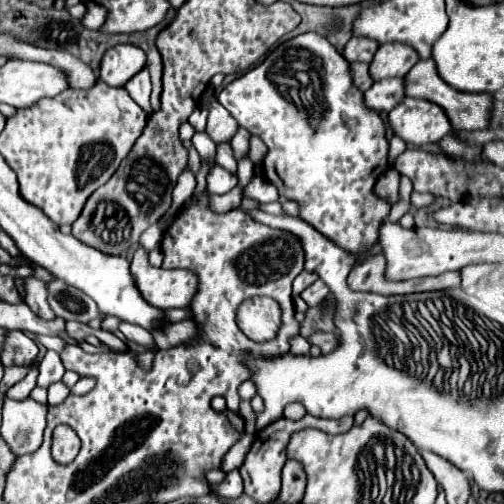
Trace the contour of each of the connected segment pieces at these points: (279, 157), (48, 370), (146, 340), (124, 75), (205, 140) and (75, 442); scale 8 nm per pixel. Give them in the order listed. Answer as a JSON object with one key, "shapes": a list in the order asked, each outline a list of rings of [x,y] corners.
{"shapes":[[[[303,33],[281,43],[269,57],[231,81],[217,101],[233,115],[239,127],[263,139],[269,153],[263,161],[265,177],[279,189],[281,197],[299,205],[299,215],[337,247],[359,257],[379,241],[379,227],[389,217],[391,205],[373,193],[377,179],[389,169],[389,141],[381,115],[369,109],[351,79],[347,59],[323,35]]],[[[47,351],[41,365],[39,365],[39,381],[37,381],[37,385],[47,389],[51,383],[61,381],[63,373],[65,373],[65,367],[63,367],[63,363],[59,359],[59,353]]],[[[121,323],[121,325],[119,325],[119,331],[121,331],[121,333],[125,335],[125,339],[129,339],[129,341],[135,341],[135,343],[145,345],[145,347],[153,345],[151,333],[149,333],[147,329],[143,329],[143,327],[137,327],[137,325],[133,325],[133,323]]],[[[115,45],[101,63],[101,81],[113,87],[123,87],[133,75],[147,65],[145,51],[135,45]]],[[[195,133],[193,145],[195,145],[195,149],[199,151],[201,161],[203,161],[203,163],[209,163],[209,167],[213,167],[213,165],[215,165],[217,147],[215,147],[215,143],[209,139],[209,135],[207,135],[207,133]]],[[[59,425],[53,433],[53,459],[59,465],[69,465],[79,453],[79,437],[77,433],[67,427]]]]}

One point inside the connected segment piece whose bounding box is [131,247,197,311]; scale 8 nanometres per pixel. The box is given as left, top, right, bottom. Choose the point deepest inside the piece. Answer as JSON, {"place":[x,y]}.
{"place":[165,289]}

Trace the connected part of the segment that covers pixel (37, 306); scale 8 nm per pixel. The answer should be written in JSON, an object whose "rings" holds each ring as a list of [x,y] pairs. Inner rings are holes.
{"rings":[[[33,277],[33,279],[25,279],[25,289],[27,289],[27,297],[25,303],[31,307],[33,313],[37,313],[43,319],[57,319],[57,315],[51,311],[51,307],[45,301],[45,281]]]}

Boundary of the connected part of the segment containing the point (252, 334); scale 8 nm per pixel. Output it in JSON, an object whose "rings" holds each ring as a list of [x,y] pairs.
{"rings":[[[271,297],[245,299],[237,309],[239,329],[257,343],[271,341],[281,327],[281,307]]]}

